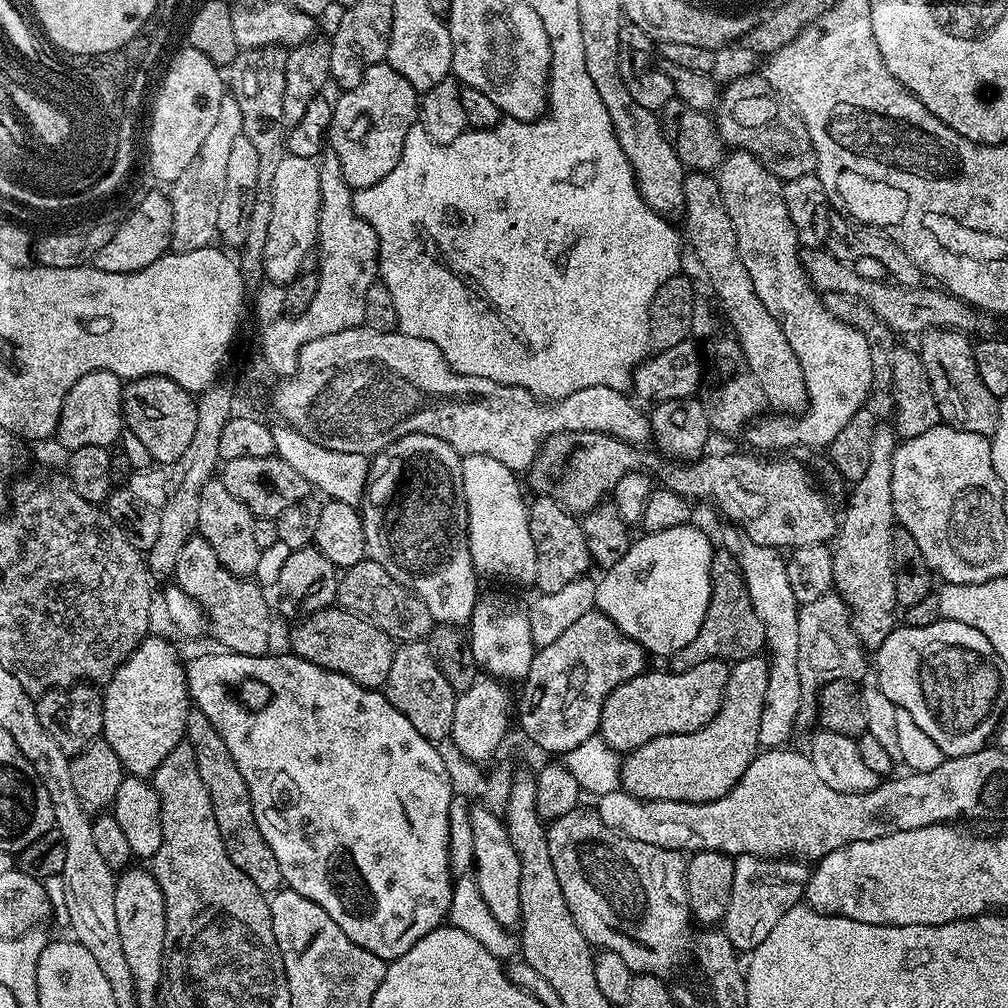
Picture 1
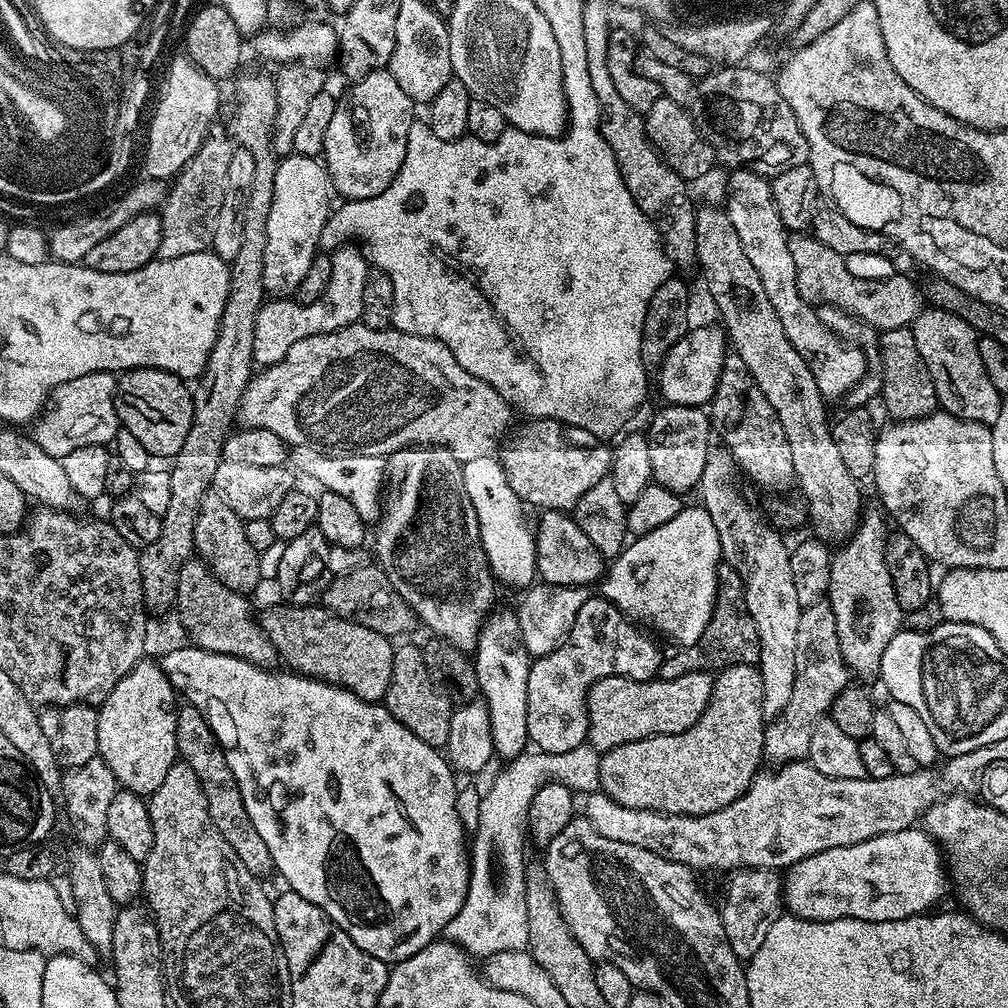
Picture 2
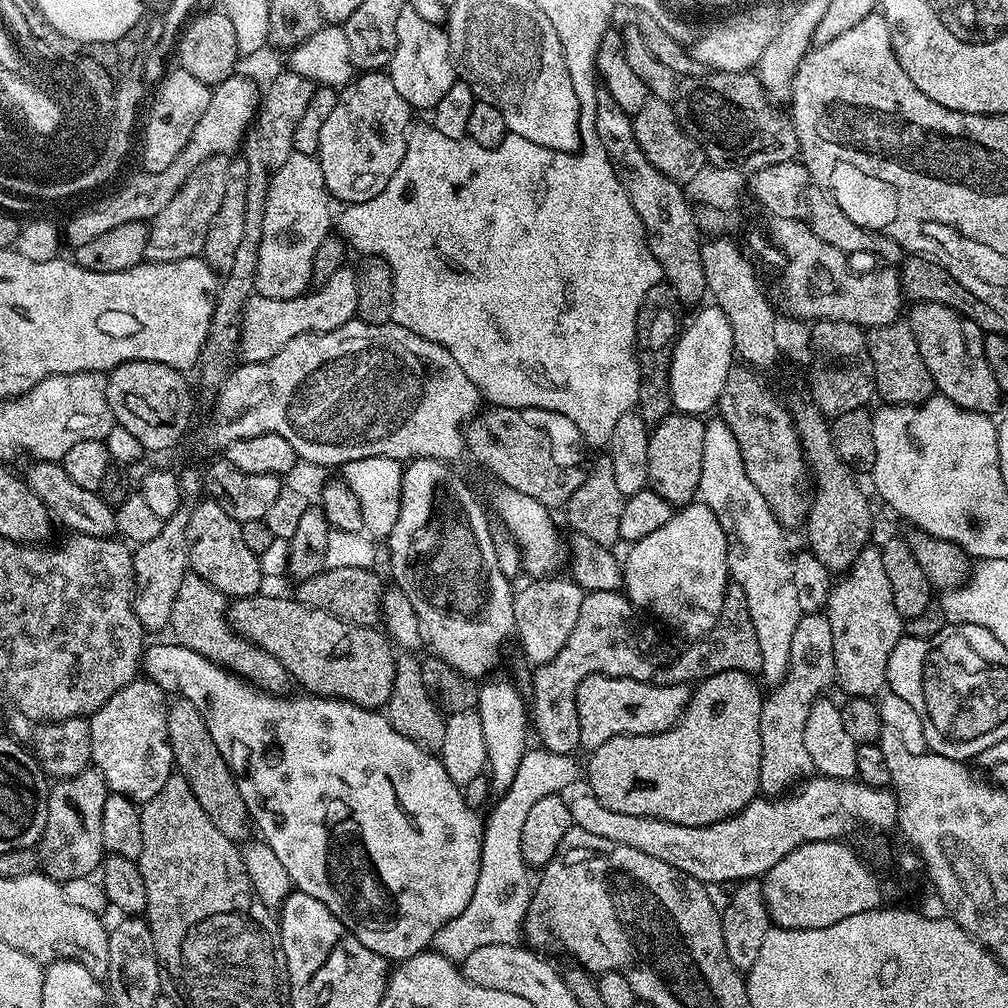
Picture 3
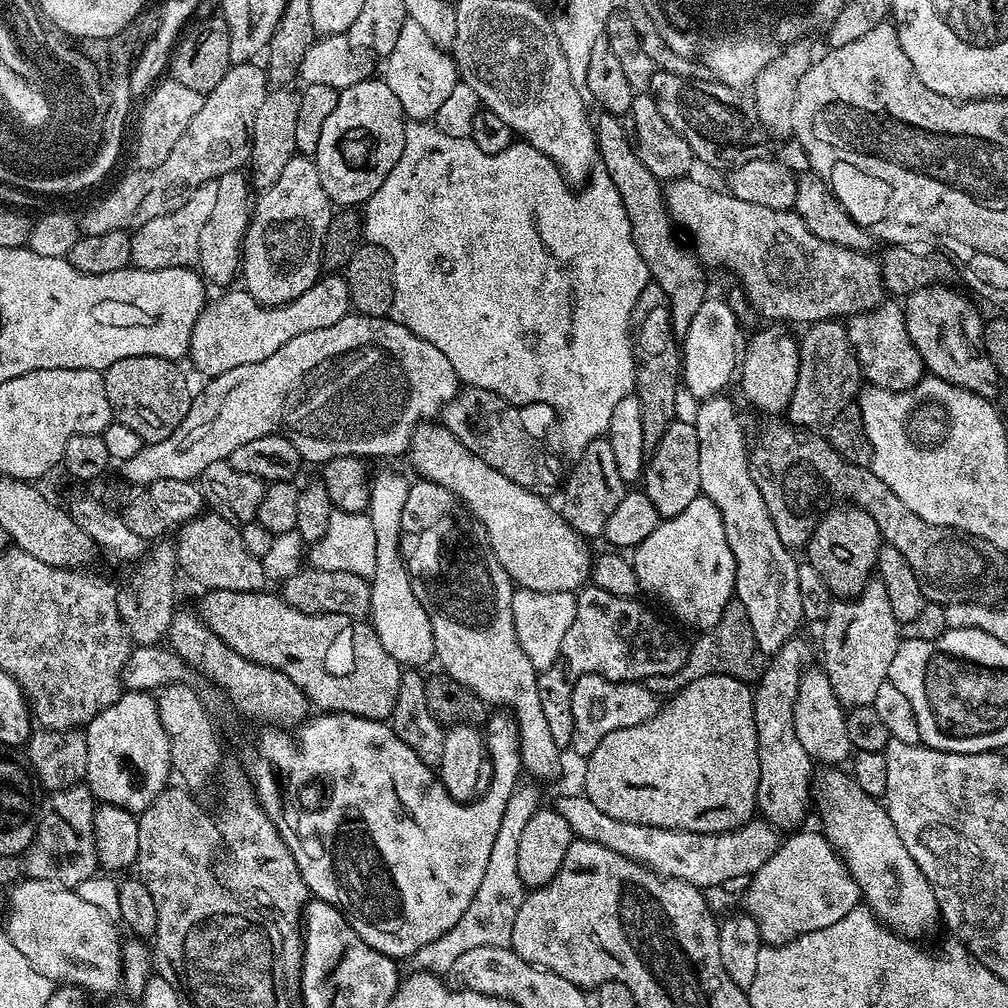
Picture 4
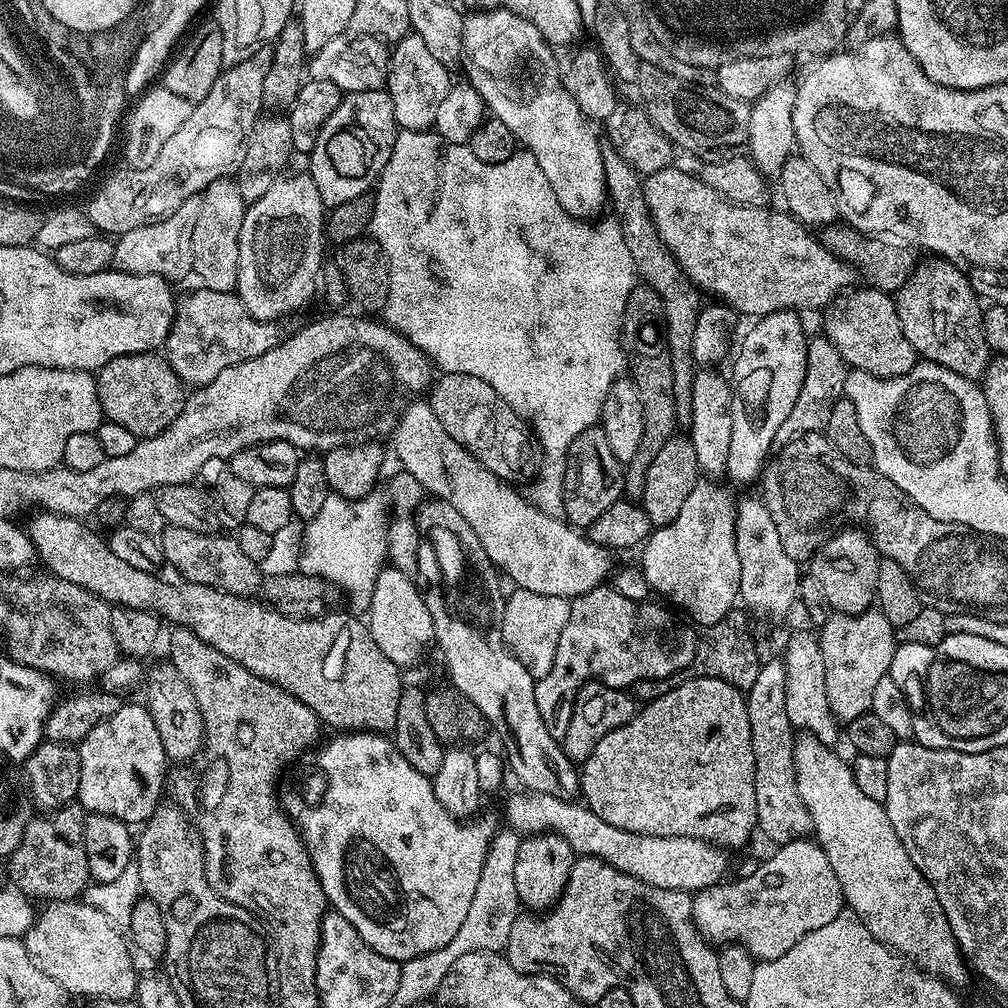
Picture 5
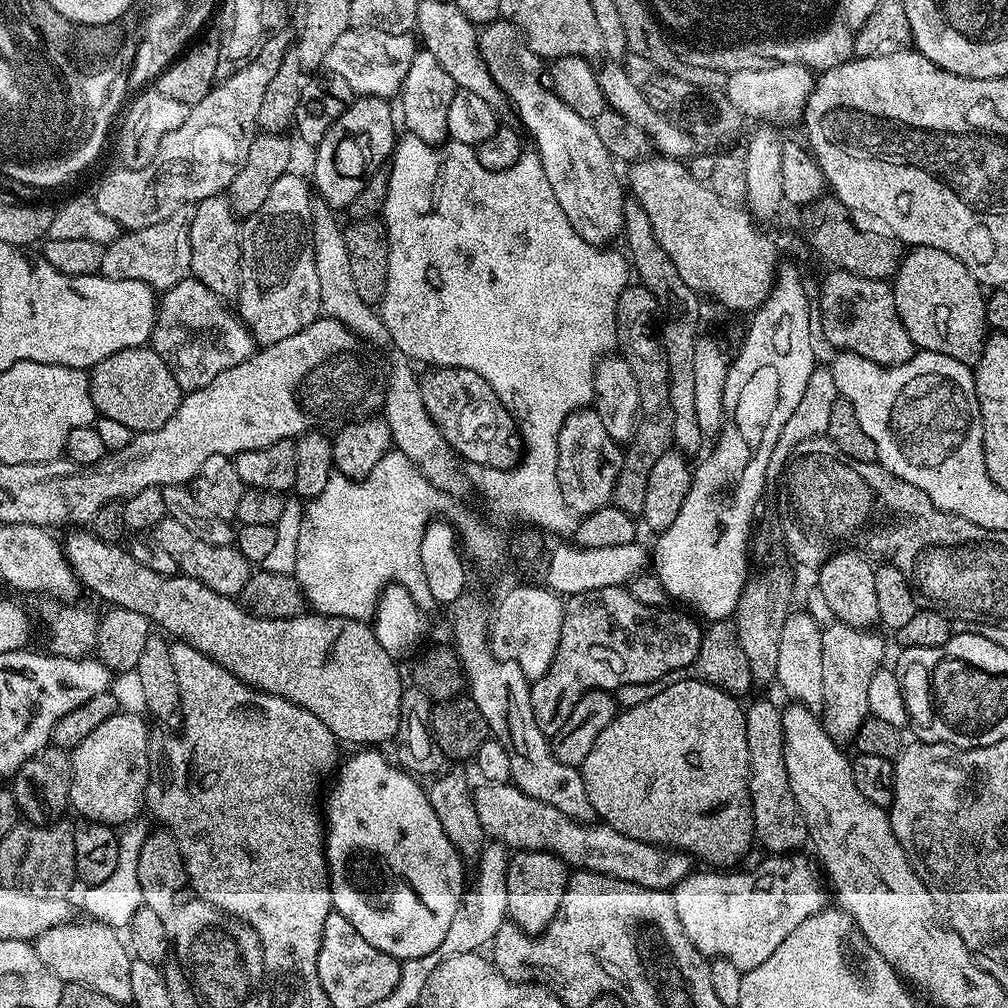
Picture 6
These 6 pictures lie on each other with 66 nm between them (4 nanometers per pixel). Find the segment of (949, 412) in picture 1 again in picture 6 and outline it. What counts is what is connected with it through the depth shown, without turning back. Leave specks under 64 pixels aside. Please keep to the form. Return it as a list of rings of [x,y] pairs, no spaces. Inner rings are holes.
[[[917,248],[905,251],[900,261],[900,269],[896,271],[892,293],[894,306],[898,310],[898,318],[902,318],[902,326],[906,326],[906,334],[910,334],[917,349],[934,354],[946,354],[946,358],[954,358],[969,366],[980,359],[986,339],[986,321],[984,319],[985,293],[982,285],[966,270],[958,258],[946,254],[937,248]]]

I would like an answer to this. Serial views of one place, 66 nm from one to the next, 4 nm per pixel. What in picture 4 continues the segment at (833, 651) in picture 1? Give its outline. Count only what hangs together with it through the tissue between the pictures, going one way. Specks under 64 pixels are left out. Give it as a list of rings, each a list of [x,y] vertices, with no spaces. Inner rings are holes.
[[[797,634],[783,644],[777,652],[771,653],[770,659],[767,661],[764,673],[760,675],[758,683],[755,685],[752,693],[752,701],[754,702],[754,726],[758,730],[758,794],[756,795],[756,807],[759,815],[763,819],[767,820],[773,828],[777,830],[796,830],[801,827],[800,824],[804,820],[804,815],[808,812],[808,800],[810,804],[810,793],[814,788],[814,772],[812,776],[812,768],[814,769],[814,762],[806,754],[806,750],[802,750],[802,742],[798,742],[798,734],[794,734],[794,702],[796,701],[796,695],[798,694],[798,686],[800,685],[800,677],[804,675],[806,671],[806,665],[808,659],[812,656],[812,648],[802,638],[803,635]]]

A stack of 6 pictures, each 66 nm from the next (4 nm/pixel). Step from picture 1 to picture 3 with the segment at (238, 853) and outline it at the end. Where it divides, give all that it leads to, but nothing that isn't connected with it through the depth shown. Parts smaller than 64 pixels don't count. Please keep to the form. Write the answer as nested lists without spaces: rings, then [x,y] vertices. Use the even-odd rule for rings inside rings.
[[[180,698],[168,710],[168,737],[172,747],[174,768],[179,775],[190,782],[190,790],[194,790],[194,798],[198,798],[198,806],[206,810],[206,815],[226,838],[237,842],[245,839],[244,831],[250,828],[250,817],[246,802],[242,802],[240,791],[236,785],[236,775],[232,767],[222,758],[214,738],[210,738],[210,730],[194,702]]]

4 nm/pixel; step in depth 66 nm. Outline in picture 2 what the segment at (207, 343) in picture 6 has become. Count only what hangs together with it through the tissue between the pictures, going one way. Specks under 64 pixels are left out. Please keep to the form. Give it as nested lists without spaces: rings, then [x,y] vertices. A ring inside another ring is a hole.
[[[352,242],[335,249],[331,253],[331,259],[333,270],[330,273],[330,282],[316,302],[302,305],[297,304],[292,298],[272,298],[260,307],[254,330],[254,354],[257,365],[267,366],[282,362],[286,358],[286,350],[290,350],[294,342],[302,342],[302,338],[310,338],[314,334],[333,332],[360,320],[370,261]]]

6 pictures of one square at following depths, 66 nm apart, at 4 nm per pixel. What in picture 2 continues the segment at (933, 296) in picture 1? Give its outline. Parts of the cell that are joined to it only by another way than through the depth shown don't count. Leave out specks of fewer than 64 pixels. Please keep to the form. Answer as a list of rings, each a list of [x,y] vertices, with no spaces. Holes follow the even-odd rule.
[[[808,234],[793,235],[788,245],[790,254],[794,254],[798,290],[802,298],[813,306],[829,304],[846,310],[850,315],[862,318],[862,322],[874,326],[879,333],[909,327],[922,311],[922,292],[916,289],[911,275],[888,274],[885,280],[855,276],[848,269],[849,261],[845,257]]]

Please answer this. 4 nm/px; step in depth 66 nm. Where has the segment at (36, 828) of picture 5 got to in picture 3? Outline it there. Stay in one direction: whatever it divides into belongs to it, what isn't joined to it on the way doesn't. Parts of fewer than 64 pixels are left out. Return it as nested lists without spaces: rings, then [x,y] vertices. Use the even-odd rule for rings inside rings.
[[[95,766],[82,774],[56,780],[48,794],[46,826],[38,845],[38,868],[52,880],[80,880],[101,867],[106,855],[102,842],[102,806],[109,795],[108,784]]]

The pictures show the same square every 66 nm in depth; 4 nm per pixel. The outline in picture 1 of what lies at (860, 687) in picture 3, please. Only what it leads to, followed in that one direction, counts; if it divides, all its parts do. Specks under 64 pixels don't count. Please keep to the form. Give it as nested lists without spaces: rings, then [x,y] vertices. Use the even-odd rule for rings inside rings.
[[[877,423],[874,442],[870,442],[870,466],[866,474],[852,485],[844,516],[839,517],[834,543],[832,586],[848,607],[852,629],[865,650],[875,650],[886,642],[898,624],[898,605],[892,569],[892,529],[897,527],[894,502],[890,490],[894,450],[898,443],[896,429],[891,423]]]

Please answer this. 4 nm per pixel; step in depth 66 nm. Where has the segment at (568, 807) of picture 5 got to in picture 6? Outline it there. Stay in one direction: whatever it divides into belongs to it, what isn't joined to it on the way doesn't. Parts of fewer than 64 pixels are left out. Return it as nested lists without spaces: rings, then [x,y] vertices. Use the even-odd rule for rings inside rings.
[[[481,783],[475,789],[474,799],[478,818],[485,833],[493,841],[509,849],[529,852],[542,850],[553,852],[558,859],[576,870],[601,872],[626,882],[634,882],[643,888],[661,890],[675,889],[694,871],[693,857],[687,852],[661,848],[659,844],[647,844],[638,838],[630,838],[603,822],[581,822],[571,820],[562,810],[530,798],[521,788],[507,784]]]

